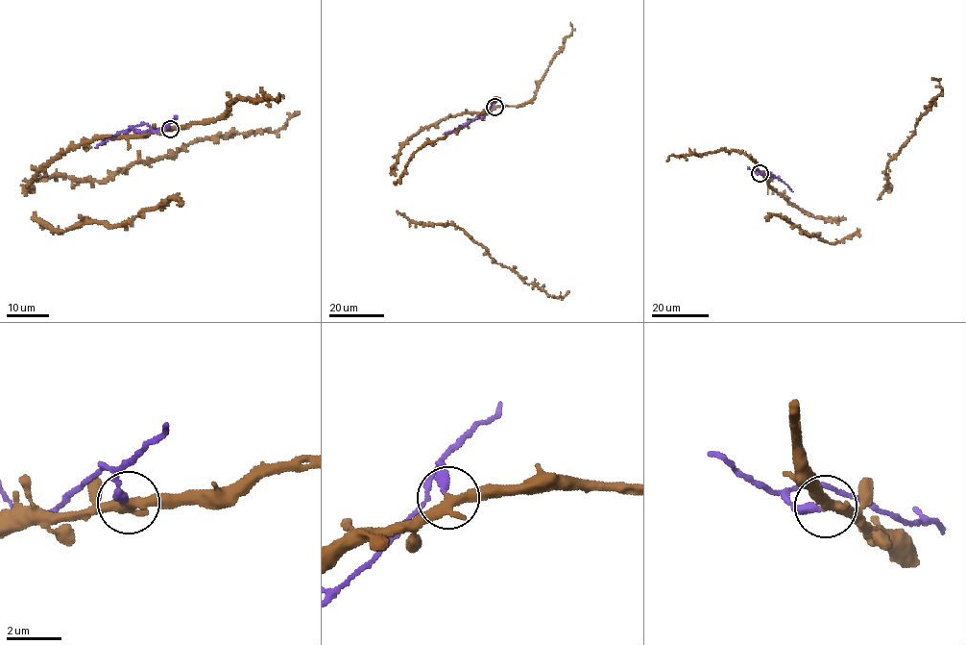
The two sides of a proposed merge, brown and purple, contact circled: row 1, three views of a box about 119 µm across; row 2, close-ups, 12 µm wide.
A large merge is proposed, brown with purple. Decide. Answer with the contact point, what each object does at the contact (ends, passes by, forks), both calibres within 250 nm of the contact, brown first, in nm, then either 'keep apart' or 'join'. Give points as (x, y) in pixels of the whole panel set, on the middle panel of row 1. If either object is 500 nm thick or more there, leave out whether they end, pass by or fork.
place (495, 107); brown passes by; purple ends; calibres 400 and 320 nm; keep apart

